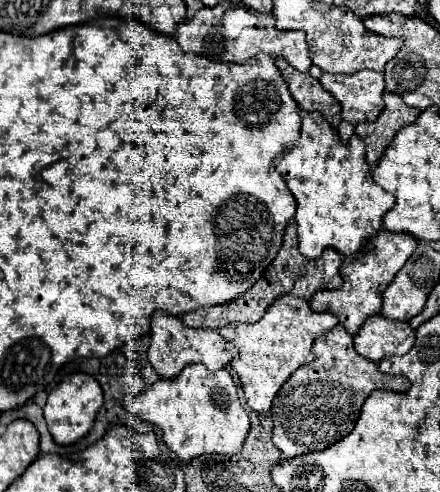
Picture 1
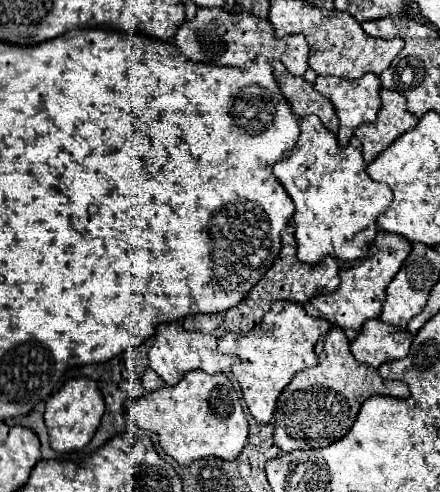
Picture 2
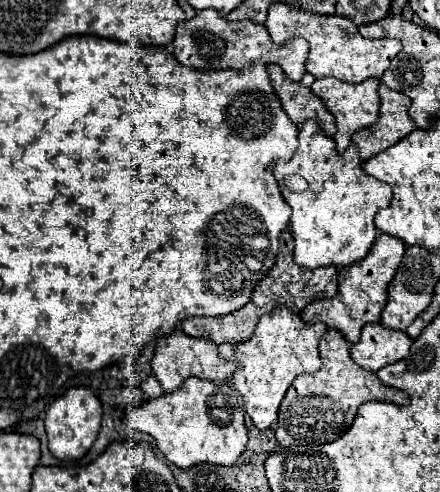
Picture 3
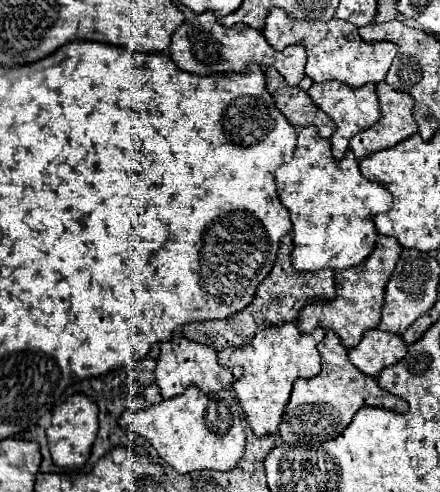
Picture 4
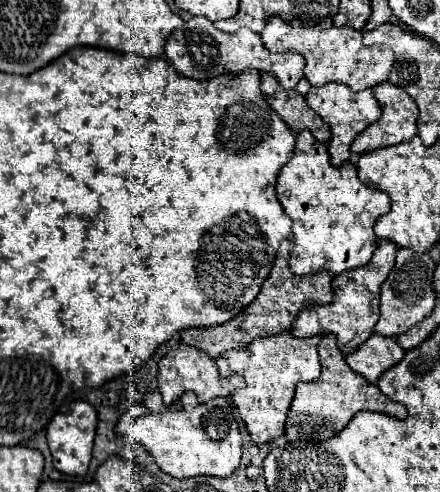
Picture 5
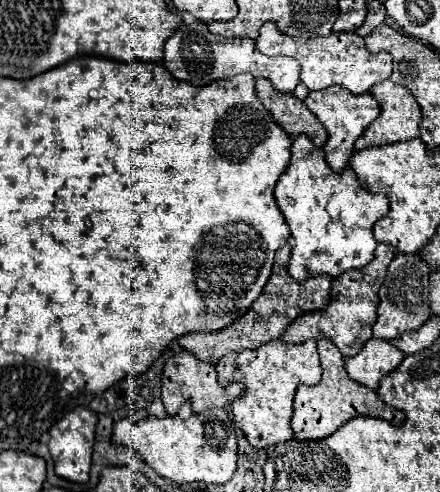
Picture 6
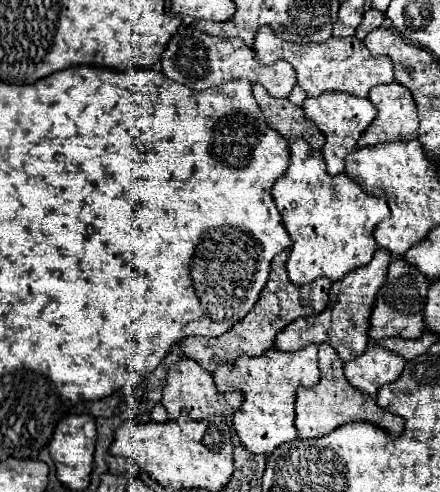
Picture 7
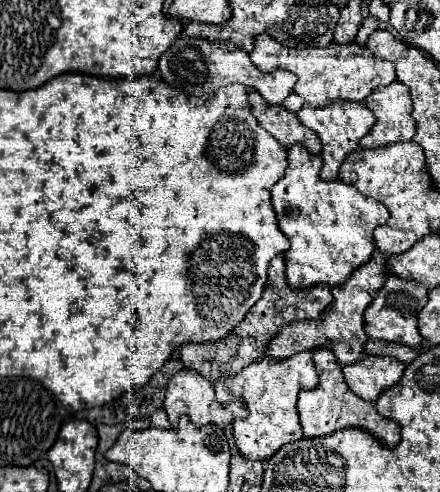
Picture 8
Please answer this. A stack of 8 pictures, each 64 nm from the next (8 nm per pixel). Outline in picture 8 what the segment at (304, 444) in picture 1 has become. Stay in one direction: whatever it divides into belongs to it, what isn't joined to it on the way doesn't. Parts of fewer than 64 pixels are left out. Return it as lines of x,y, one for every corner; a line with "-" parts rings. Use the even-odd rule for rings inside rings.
318,348
312,354
314,360
314,368
320,376
320,384
314,390
304,390
298,396
298,412
300,412
300,424
304,428
304,436
328,436
336,430
344,430
344,428
362,428
368,434
372,434
376,440
380,440
380,444
384,448
394,448
400,442
400,426
392,420
382,418
376,408
374,402
366,402
362,398
358,398
354,392
350,392
344,376
342,376
342,368
340,364
334,360
334,354
328,348

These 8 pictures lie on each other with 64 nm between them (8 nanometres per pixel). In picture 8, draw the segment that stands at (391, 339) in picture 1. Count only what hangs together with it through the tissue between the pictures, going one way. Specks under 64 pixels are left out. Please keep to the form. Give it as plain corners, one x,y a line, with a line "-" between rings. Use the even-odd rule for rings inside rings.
364,356
362,360
344,368
344,378
348,388
368,400
374,402
386,388
396,386
402,380
406,364
388,356

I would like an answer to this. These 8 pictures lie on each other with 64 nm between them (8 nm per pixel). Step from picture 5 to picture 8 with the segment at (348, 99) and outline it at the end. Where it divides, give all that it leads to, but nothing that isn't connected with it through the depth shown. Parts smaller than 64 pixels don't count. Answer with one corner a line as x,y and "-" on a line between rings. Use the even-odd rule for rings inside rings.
334,102
328,104
324,108
312,108
312,106
302,106
296,116
300,118
300,122
314,130
322,142
322,170
320,170
320,178
322,180
336,180
338,178
338,168
344,162
344,158
348,154
352,154
354,150
360,148
360,140
370,132
372,124
374,124
374,116
372,112
362,104
362,102
352,102
352,104
342,104
342,102

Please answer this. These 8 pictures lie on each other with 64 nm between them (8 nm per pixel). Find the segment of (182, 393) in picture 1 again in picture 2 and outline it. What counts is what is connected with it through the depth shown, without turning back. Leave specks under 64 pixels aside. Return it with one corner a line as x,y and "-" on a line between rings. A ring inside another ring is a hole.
192,370
174,388
160,388
138,400
128,402
128,419
148,432
158,434
162,450
172,456
180,466
194,460
216,456
220,460
234,460
248,438
248,422
238,402
234,384
224,374
206,374

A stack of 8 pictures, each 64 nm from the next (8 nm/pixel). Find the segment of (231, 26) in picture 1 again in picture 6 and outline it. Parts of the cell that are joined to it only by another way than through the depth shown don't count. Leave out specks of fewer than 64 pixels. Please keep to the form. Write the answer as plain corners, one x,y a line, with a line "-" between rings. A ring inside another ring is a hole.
202,22
180,26
164,46
164,68
180,80
192,86
204,86
212,80
224,80
242,72
252,74
254,78
266,78
278,92
294,92
300,82
300,62
288,56
264,56
258,52
256,42
248,38
224,38
208,32

